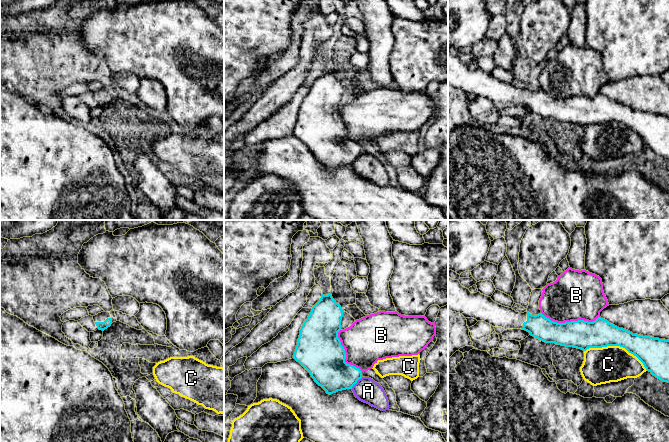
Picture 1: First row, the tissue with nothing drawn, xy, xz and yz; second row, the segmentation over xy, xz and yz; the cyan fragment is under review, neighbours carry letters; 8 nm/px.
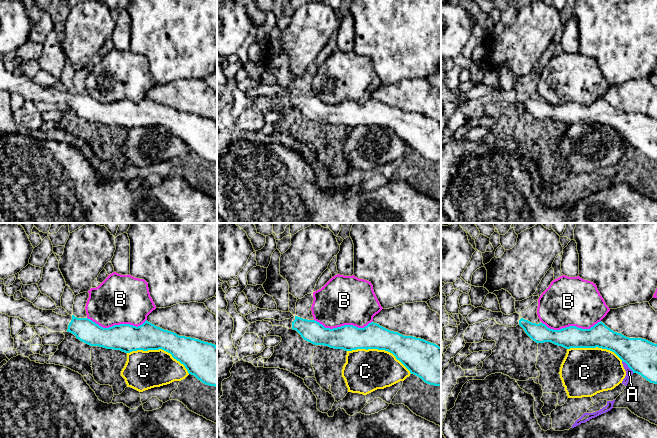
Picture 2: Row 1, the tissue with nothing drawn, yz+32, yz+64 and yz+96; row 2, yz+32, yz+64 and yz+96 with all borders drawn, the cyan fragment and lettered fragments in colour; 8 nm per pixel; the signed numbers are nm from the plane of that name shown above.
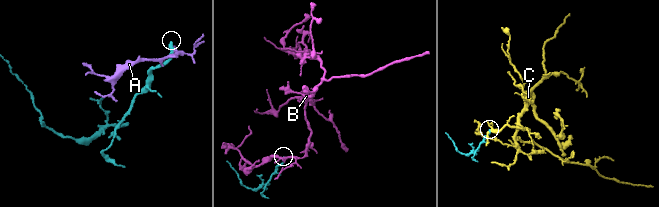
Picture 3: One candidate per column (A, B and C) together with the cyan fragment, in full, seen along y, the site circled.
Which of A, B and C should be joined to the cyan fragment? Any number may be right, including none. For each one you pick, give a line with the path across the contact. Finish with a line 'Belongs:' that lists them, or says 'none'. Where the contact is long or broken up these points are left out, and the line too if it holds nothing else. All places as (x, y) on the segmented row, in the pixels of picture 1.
Belongs: none

